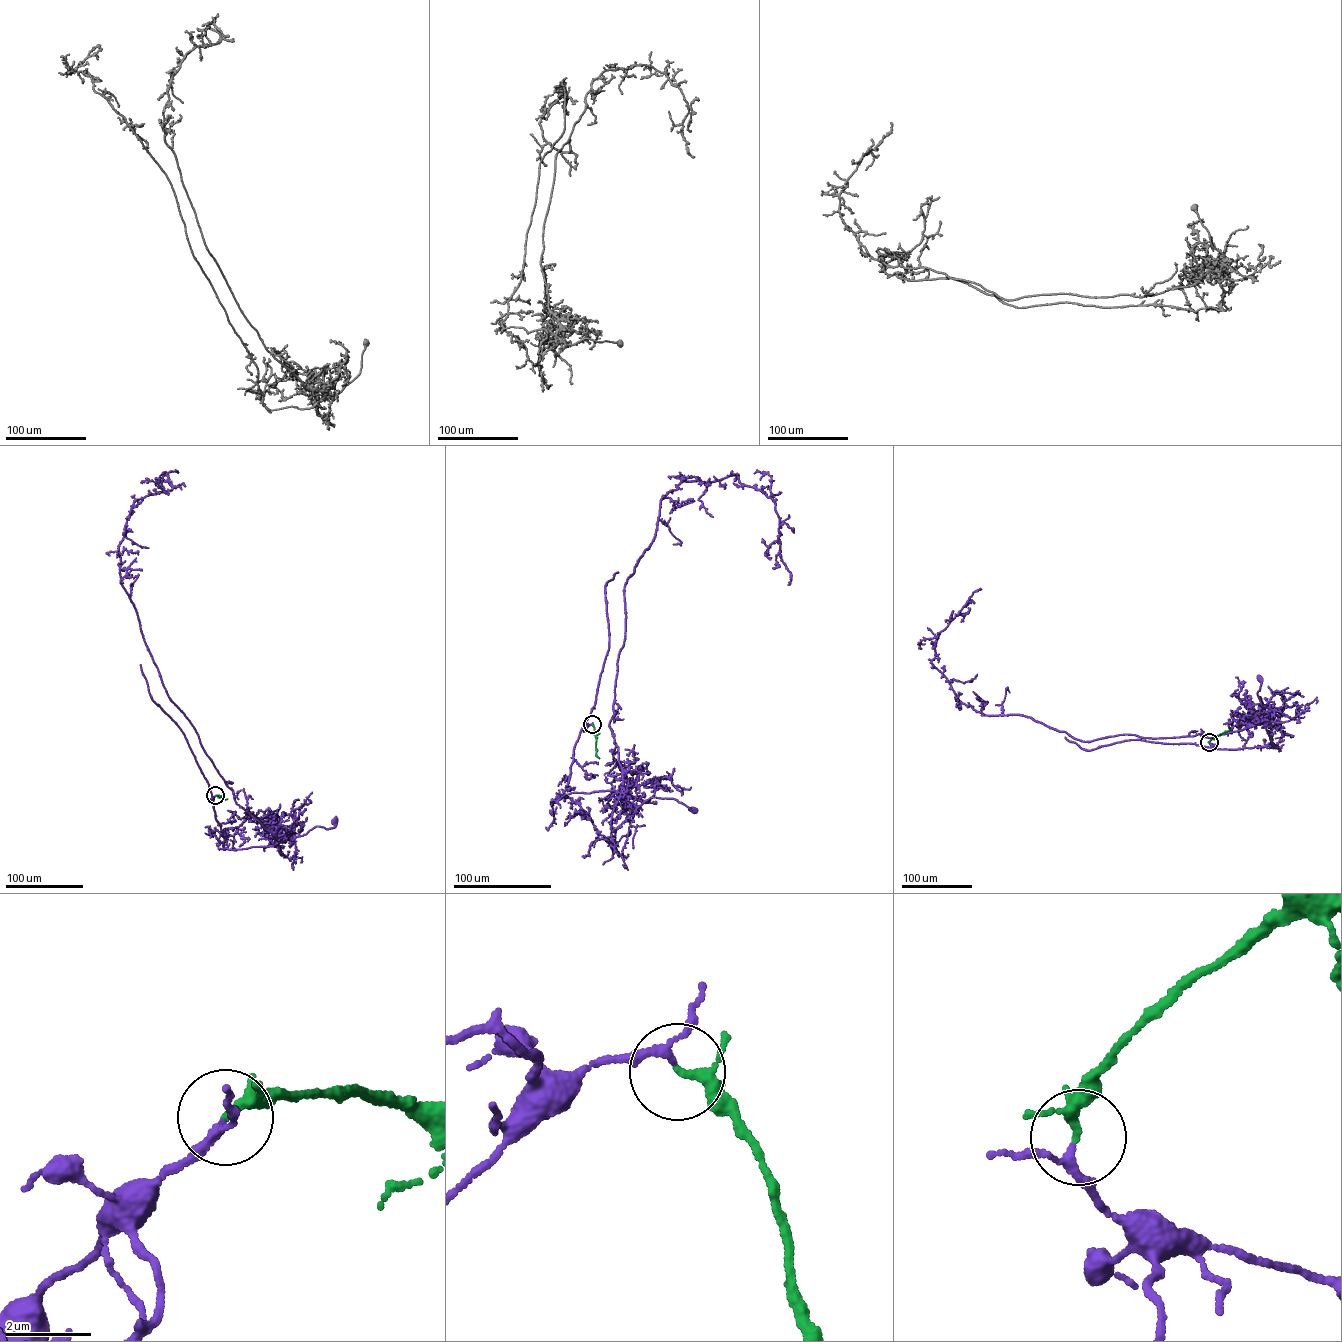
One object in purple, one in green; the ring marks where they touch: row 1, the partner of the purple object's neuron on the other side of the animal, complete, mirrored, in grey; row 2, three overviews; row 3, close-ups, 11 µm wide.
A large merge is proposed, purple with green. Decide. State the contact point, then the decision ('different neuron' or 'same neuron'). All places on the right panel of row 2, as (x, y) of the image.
at (1209, 742); same neuron

